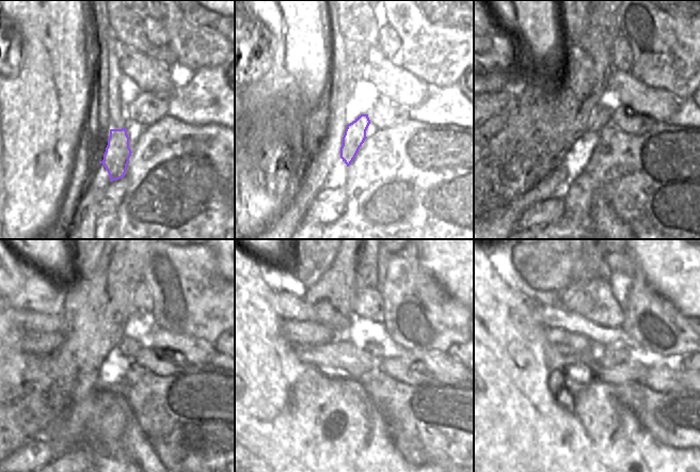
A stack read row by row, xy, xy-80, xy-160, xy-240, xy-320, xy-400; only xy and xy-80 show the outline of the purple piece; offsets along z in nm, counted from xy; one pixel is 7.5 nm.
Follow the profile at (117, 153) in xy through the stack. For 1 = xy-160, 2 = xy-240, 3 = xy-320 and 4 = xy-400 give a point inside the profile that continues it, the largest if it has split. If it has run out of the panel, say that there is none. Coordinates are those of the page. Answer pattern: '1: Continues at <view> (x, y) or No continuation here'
1: Continues at xy-160 (601, 116)
2: Continues at xy-240 (129, 347)
3: Continues at xy-320 (372, 348)
4: Continues at xy-400 (617, 352)

